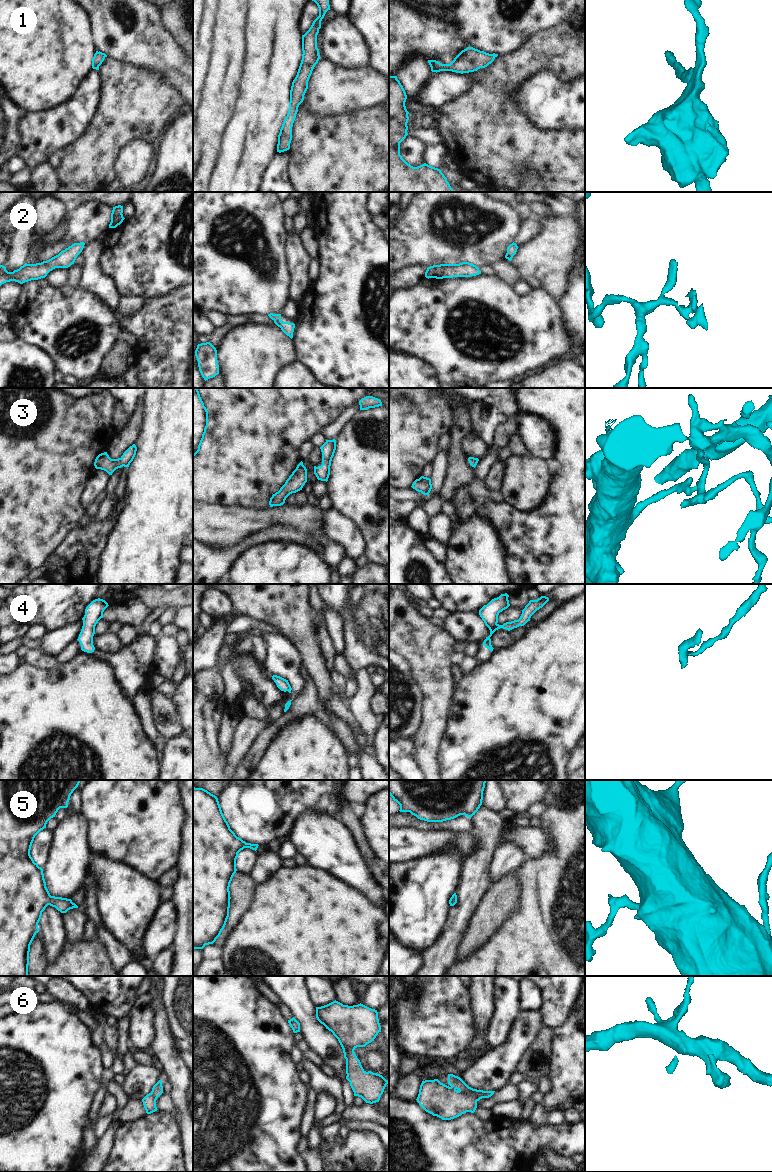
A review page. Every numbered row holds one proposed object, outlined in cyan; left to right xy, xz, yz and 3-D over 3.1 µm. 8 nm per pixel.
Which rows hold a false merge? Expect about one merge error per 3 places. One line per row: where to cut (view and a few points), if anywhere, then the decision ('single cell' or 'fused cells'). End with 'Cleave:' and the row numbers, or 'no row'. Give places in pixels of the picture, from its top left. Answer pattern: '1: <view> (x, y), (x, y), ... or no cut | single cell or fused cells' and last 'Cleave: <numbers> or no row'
1: no cut | single cell
2: no cut | single cell
3: no cut | single cell
4: yz (496, 623), (491, 633) | fused cells
5: no cut | single cell
6: yz (459, 1090), (478, 1095), (481, 1098) | fused cells
Cleave: 4, 6

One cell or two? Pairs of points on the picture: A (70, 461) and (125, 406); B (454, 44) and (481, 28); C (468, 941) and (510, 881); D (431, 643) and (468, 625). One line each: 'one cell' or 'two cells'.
A: two cells
B: two cells
C: one cell
D: two cells

